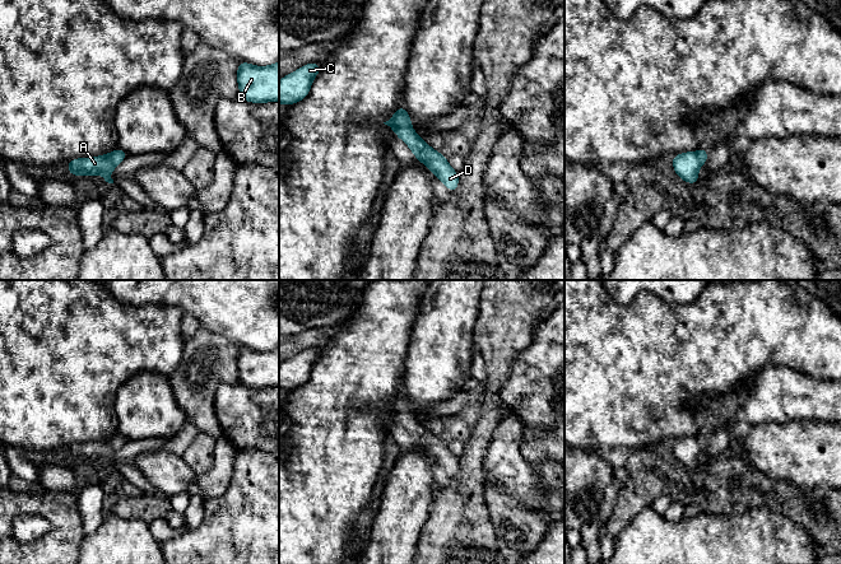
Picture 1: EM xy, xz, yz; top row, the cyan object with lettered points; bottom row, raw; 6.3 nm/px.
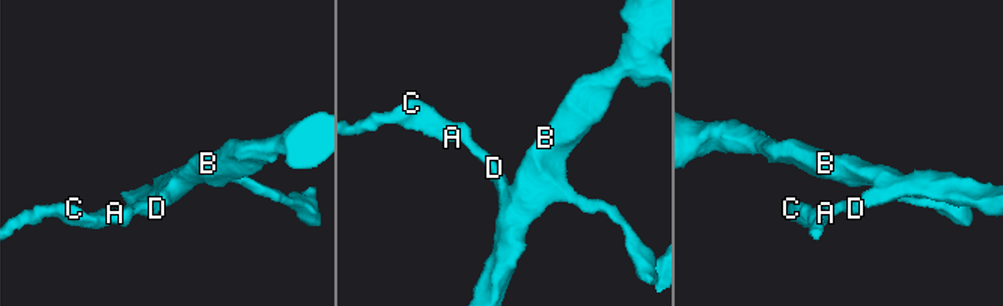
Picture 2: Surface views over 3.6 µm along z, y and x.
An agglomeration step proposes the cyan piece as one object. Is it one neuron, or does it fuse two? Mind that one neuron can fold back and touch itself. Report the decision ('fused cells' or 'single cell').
single cell

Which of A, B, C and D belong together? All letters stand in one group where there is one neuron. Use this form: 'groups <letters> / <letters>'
groups A B C D

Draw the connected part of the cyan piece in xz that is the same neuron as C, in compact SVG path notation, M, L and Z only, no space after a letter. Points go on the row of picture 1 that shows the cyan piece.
M311 62L282 78L279 80L279 104L291 106L305 99L320 69L320 62Z

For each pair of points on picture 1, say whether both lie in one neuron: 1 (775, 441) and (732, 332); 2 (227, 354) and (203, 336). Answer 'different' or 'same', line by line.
1: different
2: same

